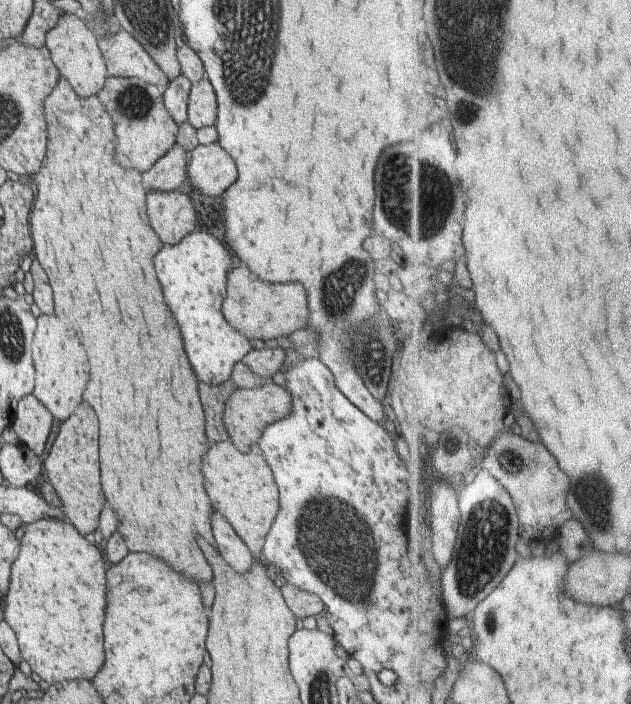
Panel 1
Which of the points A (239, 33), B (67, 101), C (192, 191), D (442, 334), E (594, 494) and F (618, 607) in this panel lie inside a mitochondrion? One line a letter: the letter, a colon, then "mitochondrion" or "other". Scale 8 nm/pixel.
A: mitochondrion
B: other
C: other
D: other
E: mitochondrion
F: other

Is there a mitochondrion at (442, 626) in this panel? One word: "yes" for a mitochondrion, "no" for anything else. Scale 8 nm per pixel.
no

